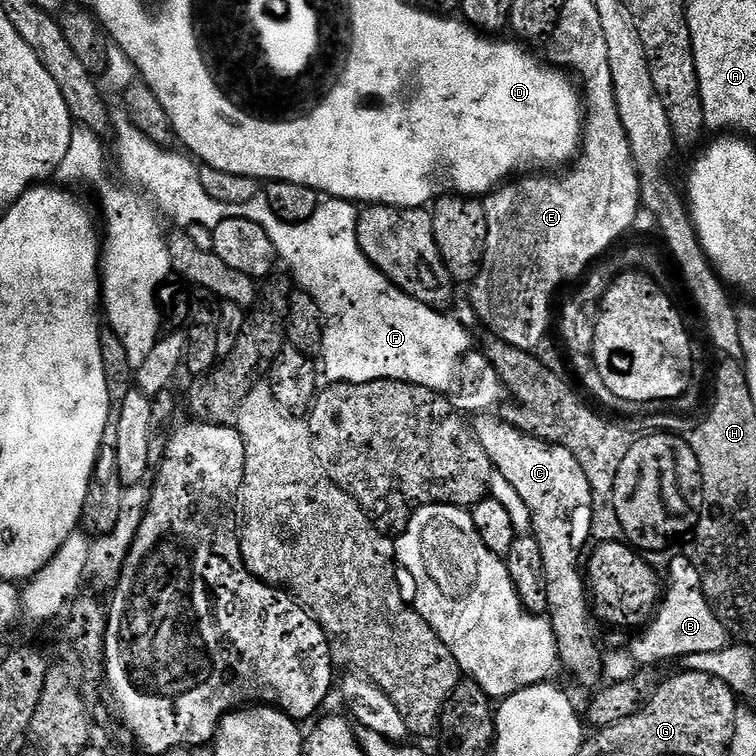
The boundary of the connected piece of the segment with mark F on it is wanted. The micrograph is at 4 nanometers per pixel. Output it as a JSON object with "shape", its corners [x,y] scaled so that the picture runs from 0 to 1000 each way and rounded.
{"shape":[[[165,161],[159,164],[153,169],[153,206],[159,210],[159,228],[181,249],[185,254],[179,254],[175,249],[152,249],[148,245],[148,238],[143,234],[143,217],[138,213],[138,201],[132,197],[132,190],[127,187],[128,176],[123,171],[114,169],[110,167],[102,168],[97,173],[95,181],[93,183],[93,198],[87,198],[87,209],[82,213],[77,224],[78,237],[85,237],[83,242],[90,246],[101,246],[95,243],[118,243],[119,247],[127,249],[127,254],[132,258],[132,270],[138,274],[138,296],[135,291],[135,413],[140,419],[140,429],[147,438],[156,442],[156,447],[161,447],[161,458],[167,458],[167,474],[172,479],[172,484],[179,489],[183,484],[188,484],[188,479],[193,479],[193,472],[198,470],[198,463],[204,463],[206,451],[213,448],[214,438],[214,407],[209,401],[209,388],[213,385],[212,374],[216,373],[221,365],[229,364],[228,357],[228,337],[222,329],[221,316],[214,311],[212,313],[212,291],[206,287],[206,275],[196,265],[202,265],[225,290],[233,295],[239,303],[247,304],[254,300],[255,296],[266,296],[270,302],[278,302],[284,304],[288,298],[295,294],[299,288],[325,288],[331,294],[341,294],[347,299],[347,304],[352,304],[352,310],[357,310],[357,320],[362,320],[365,327],[365,337],[372,345],[376,344],[381,348],[381,354],[388,360],[385,364],[389,366],[390,374],[396,377],[401,385],[407,386],[421,399],[421,405],[426,410],[429,422],[431,425],[431,433],[429,437],[429,464],[426,467],[426,492],[435,499],[435,504],[447,508],[478,508],[479,505],[495,505],[496,503],[536,503],[544,508],[552,508],[553,511],[563,511],[571,513],[577,519],[591,520],[604,507],[606,503],[606,488],[610,485],[611,478],[615,471],[623,464],[626,459],[624,450],[620,439],[607,429],[598,418],[587,418],[586,411],[563,405],[558,399],[553,399],[546,392],[538,392],[532,382],[525,381],[519,372],[512,370],[503,358],[493,352],[480,331],[476,329],[476,321],[471,313],[471,290],[474,287],[474,275],[470,269],[464,265],[446,265],[443,262],[430,263],[421,272],[421,278],[415,278],[415,283],[405,294],[398,296],[381,296],[373,288],[368,288],[362,283],[362,278],[354,270],[353,263],[340,262],[325,267],[324,270],[300,270],[299,267],[283,267],[283,262],[278,262],[278,257],[272,257],[271,247],[267,246],[267,235],[265,234],[266,218],[261,216],[253,205],[245,204],[242,200],[228,201],[226,194],[213,193],[205,190],[193,177],[188,177],[188,172],[183,172],[179,165],[173,161]]]}

